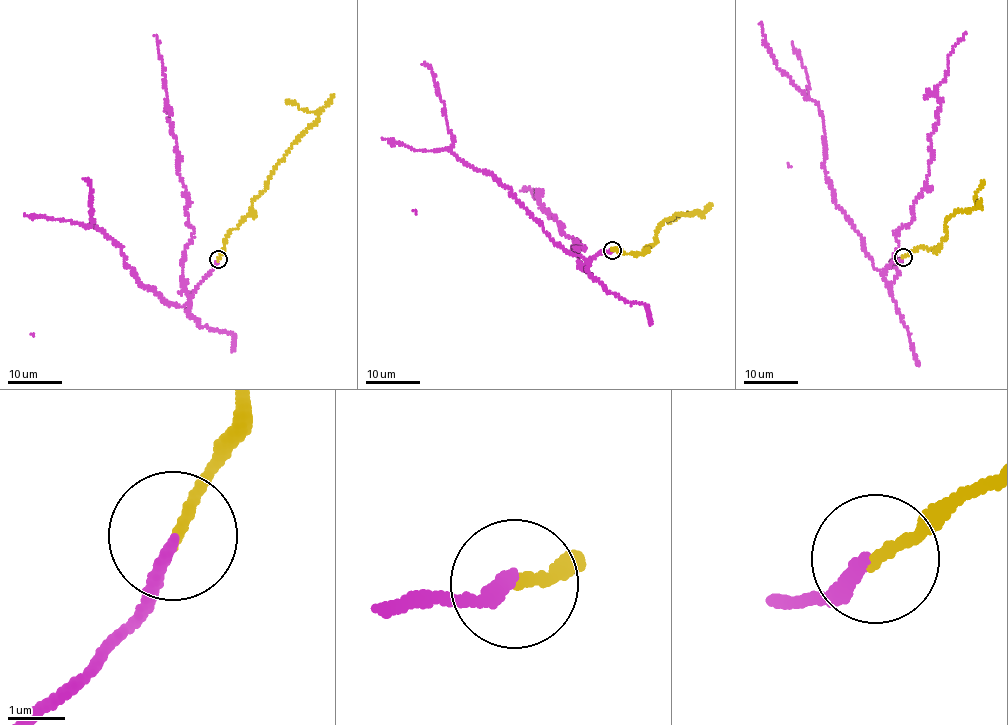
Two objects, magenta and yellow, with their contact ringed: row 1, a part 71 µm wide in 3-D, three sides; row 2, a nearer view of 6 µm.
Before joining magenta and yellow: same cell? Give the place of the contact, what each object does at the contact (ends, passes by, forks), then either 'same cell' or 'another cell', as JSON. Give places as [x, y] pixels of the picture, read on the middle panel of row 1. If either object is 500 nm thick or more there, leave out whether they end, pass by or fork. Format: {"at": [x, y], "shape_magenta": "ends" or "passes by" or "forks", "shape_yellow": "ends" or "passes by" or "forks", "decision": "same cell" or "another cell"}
{"at": [612, 250], "shape_magenta": "ends", "shape_yellow": "ends", "decision": "same cell"}

